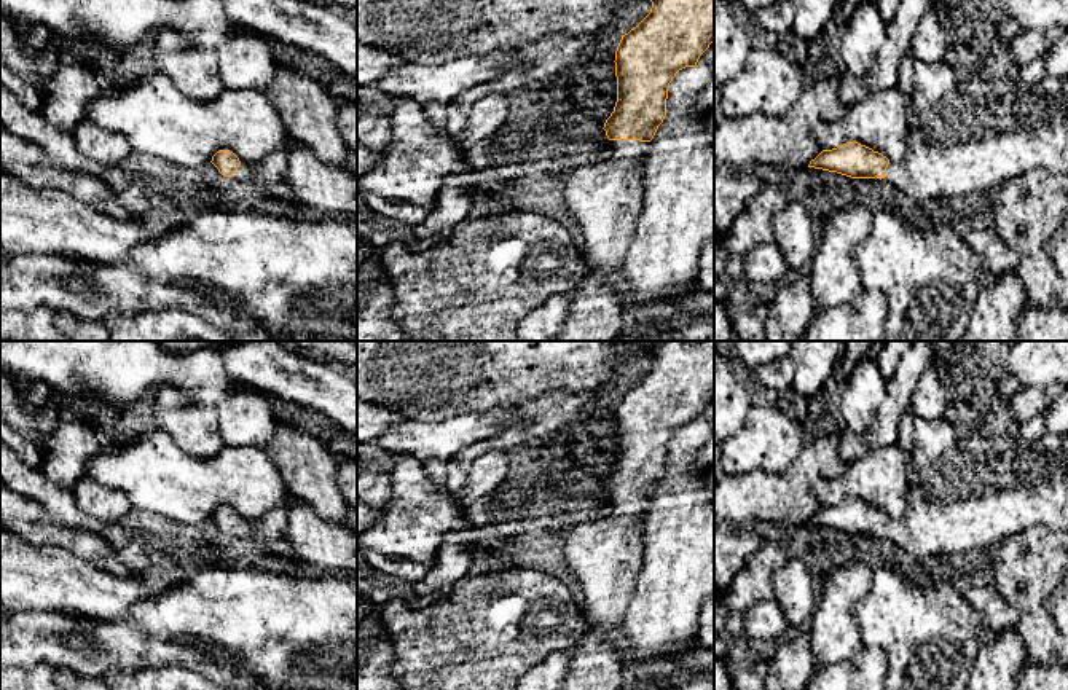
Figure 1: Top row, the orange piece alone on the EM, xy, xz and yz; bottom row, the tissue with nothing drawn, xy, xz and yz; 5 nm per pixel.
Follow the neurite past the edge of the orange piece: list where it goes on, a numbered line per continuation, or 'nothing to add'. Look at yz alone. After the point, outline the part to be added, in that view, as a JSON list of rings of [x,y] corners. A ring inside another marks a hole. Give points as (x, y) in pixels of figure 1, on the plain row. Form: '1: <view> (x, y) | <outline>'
1: yz (981, 491) | [[[1015,432],[1006,437],[995,435],[990,438],[958,438],[952,448],[934,459],[928,467],[917,468],[915,465],[910,465],[909,488],[902,515],[899,518],[889,518],[885,535],[918,564],[931,556],[945,556],[980,548],[993,550],[1003,540],[1017,534],[1023,534],[1038,526],[1068,532],[1068,433],[1055,435],[1044,432],[1038,441],[1030,443],[1022,443]]]

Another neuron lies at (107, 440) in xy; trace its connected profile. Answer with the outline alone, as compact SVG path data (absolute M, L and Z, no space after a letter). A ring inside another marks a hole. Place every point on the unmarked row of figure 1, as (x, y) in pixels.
M102 414L97 424L97 433L100 435L100 453L108 451L115 446L116 438L110 430L110 419L108 416Z

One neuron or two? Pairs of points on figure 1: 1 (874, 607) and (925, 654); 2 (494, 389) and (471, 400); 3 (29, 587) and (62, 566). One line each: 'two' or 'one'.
1: one
2: one
3: one

